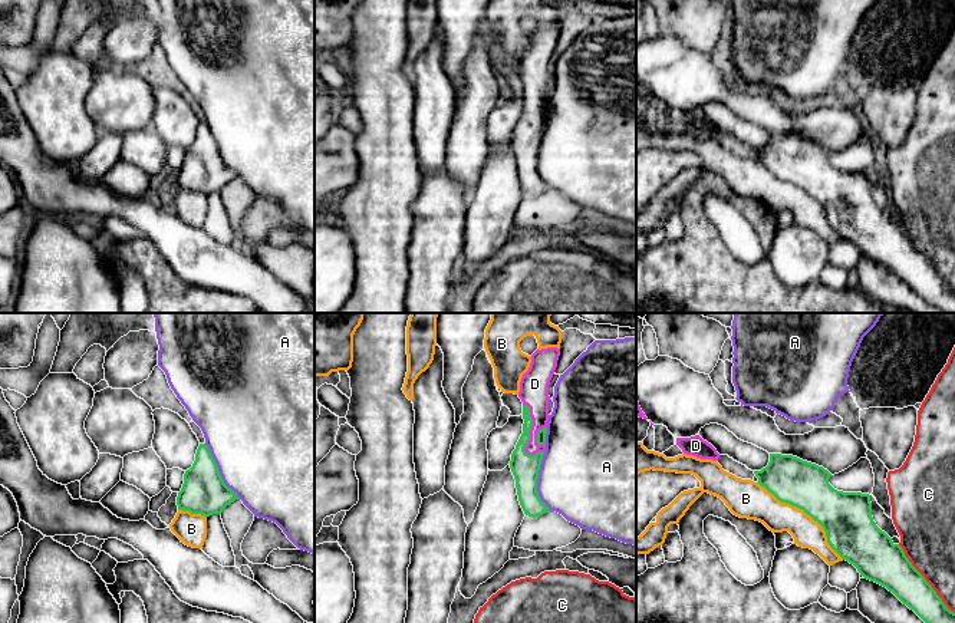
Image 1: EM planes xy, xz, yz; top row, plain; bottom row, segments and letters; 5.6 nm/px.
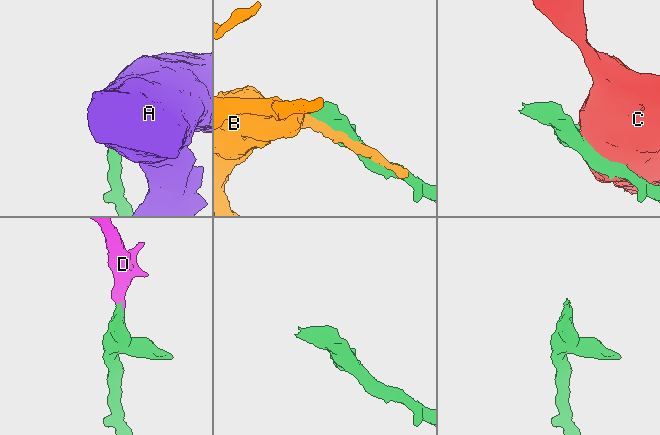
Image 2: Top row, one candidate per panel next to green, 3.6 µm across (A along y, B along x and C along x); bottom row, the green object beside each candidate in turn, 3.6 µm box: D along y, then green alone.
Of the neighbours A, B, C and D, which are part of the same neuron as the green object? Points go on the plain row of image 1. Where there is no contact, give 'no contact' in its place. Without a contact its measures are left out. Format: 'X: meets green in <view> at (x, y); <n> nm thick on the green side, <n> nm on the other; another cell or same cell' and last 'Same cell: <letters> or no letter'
A: meets green in xz at (536, 160); 150 nm thick on the green side, 480 nm on the other; another cell
B: meets green in yz at (804, 190); 280 nm thick on the green side, 180 nm on the other; another cell
C: meets green in yz at (924, 257); 240 nm thick on the green side, 300 nm on the other; another cell
D: meets green in xz at (529, 114); 150 nm thick on the green side, 160 nm on the other; same cell
Same cell: D

